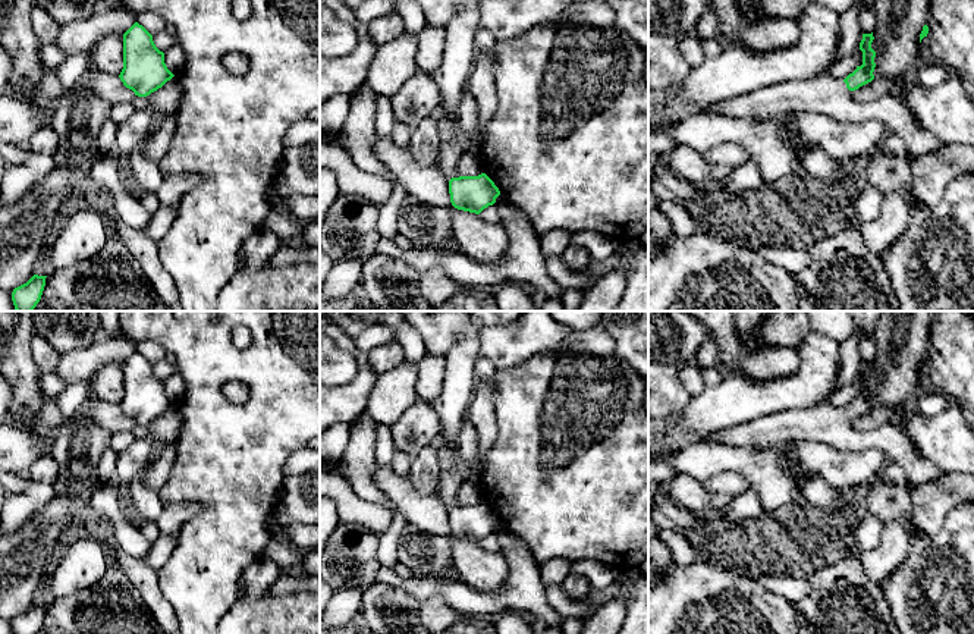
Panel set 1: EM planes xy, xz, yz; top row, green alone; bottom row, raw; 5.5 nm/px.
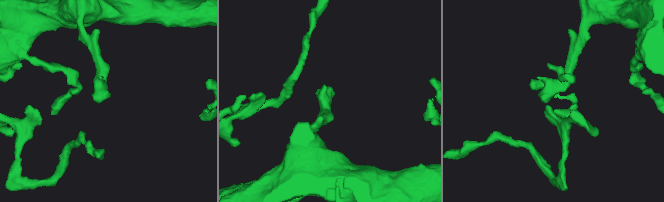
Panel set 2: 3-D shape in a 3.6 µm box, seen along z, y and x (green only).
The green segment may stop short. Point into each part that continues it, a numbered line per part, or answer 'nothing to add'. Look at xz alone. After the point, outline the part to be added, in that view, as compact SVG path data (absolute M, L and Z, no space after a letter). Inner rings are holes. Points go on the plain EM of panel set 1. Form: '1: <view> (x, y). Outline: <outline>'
1: xz (451, 480). Outline: M440 439L436 442L442 464L442 476L439 484L439 498L449 506L459 506L456 499L464 483L464 464L456 458L456 449L444 445Z

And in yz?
1: yz (822, 421). Outline: M829 402L763 415L720 430L708 440L745 448L776 448L794 440L816 440L851 452L879 449L889 461L899 464L915 484L929 483L943 474L937 465L917 453L905 424L887 423L861 431L852 426L843 408Z

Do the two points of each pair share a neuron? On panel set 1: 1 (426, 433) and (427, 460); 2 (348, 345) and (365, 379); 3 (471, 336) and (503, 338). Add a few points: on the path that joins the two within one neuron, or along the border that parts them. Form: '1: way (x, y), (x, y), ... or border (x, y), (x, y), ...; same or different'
1: border (434, 442), (411, 457); different
2: way (357, 354), (364, 370); same
3: border (480, 326), (477, 357); different

